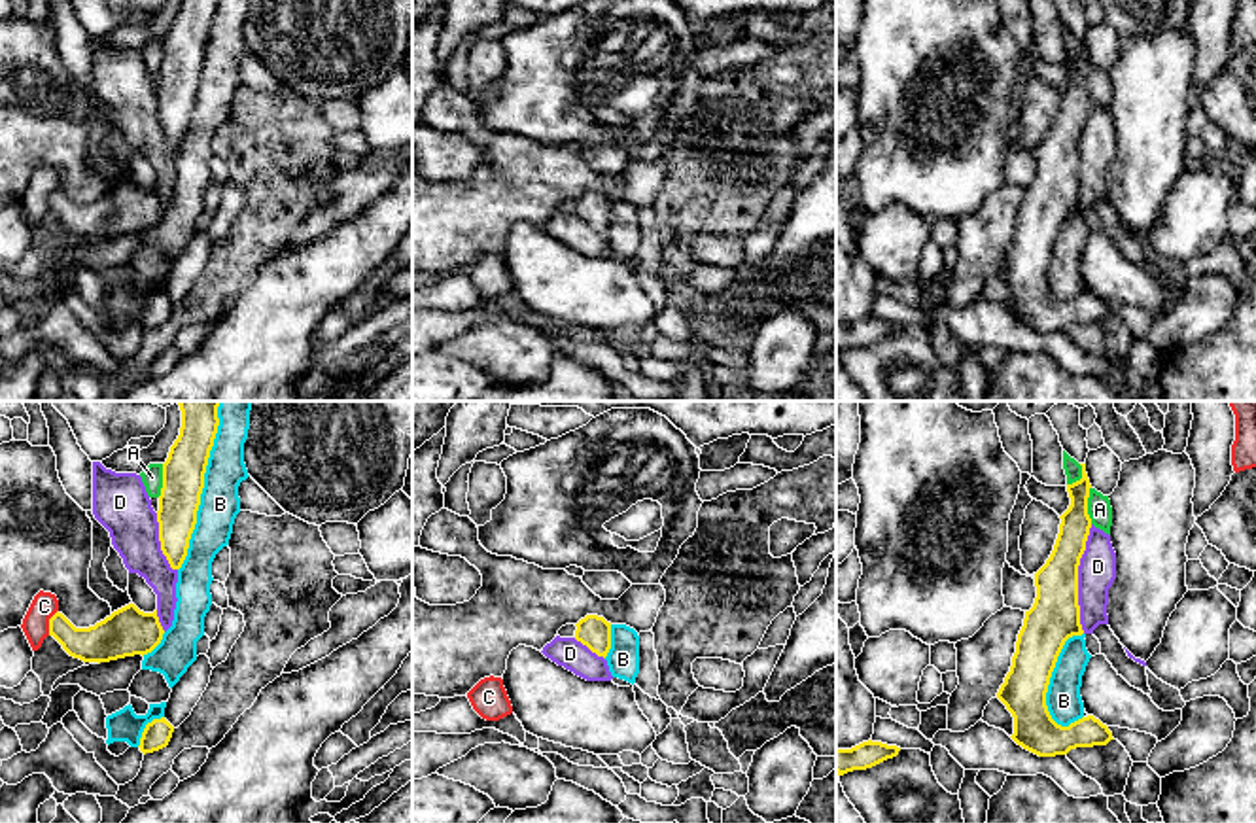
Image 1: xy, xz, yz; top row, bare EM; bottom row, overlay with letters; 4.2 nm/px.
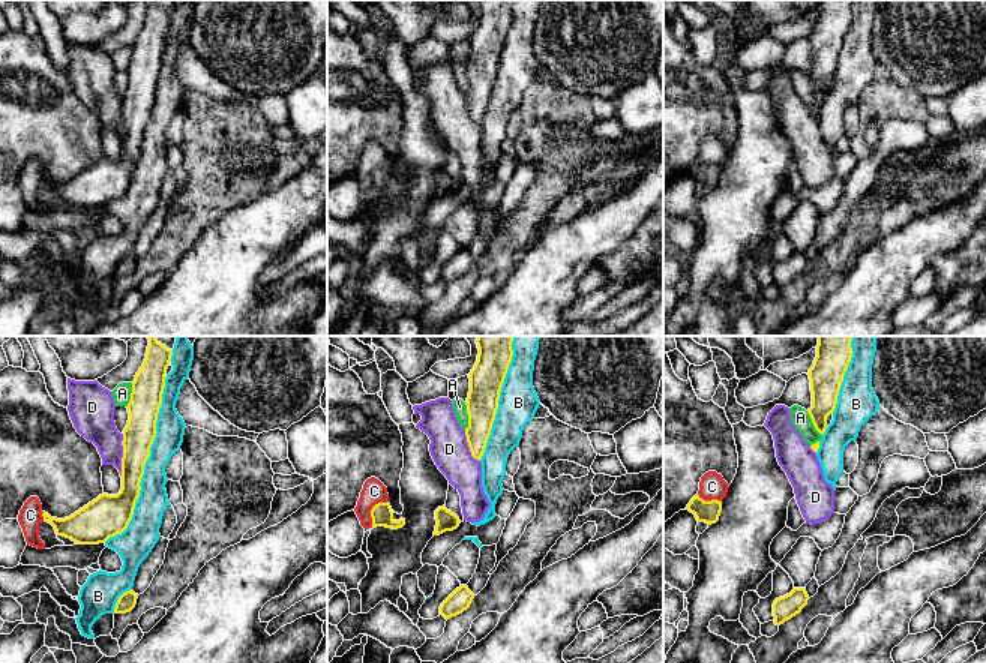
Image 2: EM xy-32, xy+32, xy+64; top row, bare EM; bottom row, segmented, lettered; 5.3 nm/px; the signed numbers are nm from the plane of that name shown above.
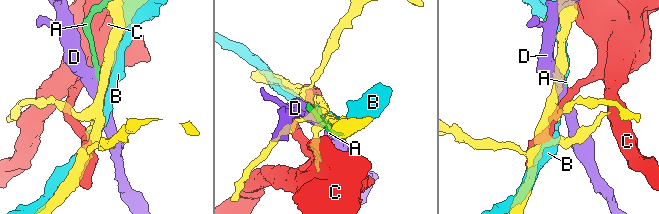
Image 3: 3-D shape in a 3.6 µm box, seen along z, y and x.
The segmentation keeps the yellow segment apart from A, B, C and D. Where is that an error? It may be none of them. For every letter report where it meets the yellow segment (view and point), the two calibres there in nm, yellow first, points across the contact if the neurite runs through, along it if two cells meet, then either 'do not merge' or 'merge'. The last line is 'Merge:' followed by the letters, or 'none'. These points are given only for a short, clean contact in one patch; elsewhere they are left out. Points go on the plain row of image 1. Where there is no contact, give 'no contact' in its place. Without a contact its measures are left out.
A: contact yz (1086, 82); calibres 130 and 100 nm; do not merge
B: contact xy (199, 74); calibres 180 and 170 nm; do not merge
C: contact xy (50, 199); calibres 170 and 110 nm; do not merge
D: contact yz (1077, 156); calibres 220 and 160 nm; border yz (1092, 101), (1079, 142), (1079, 199), (1082, 209); do not merge
Merge: none

